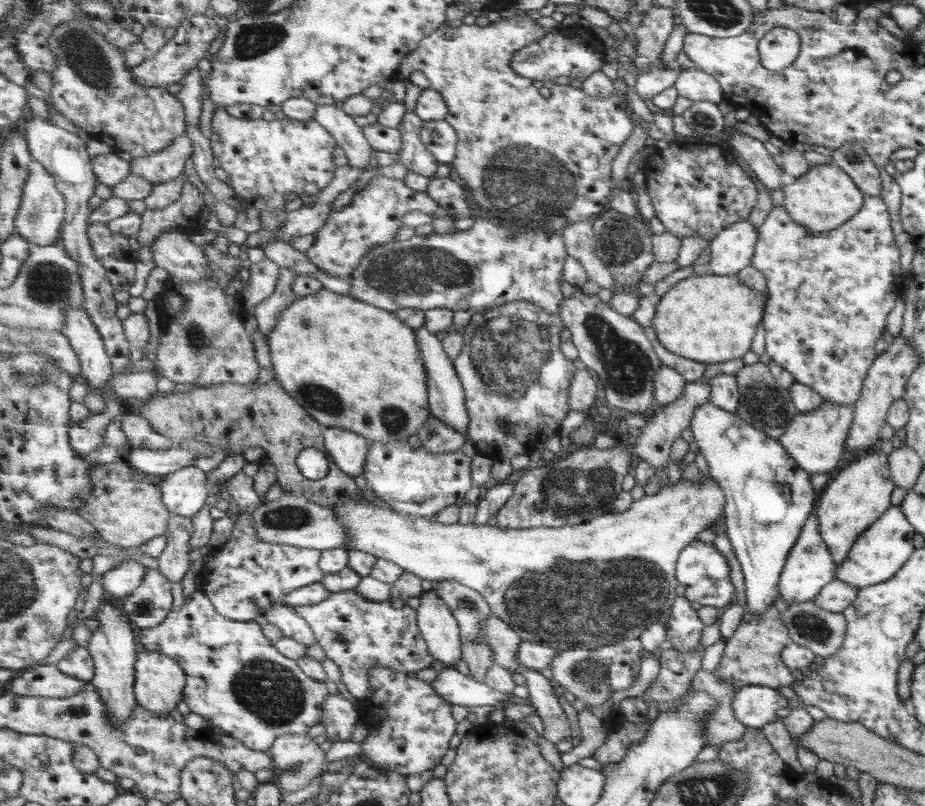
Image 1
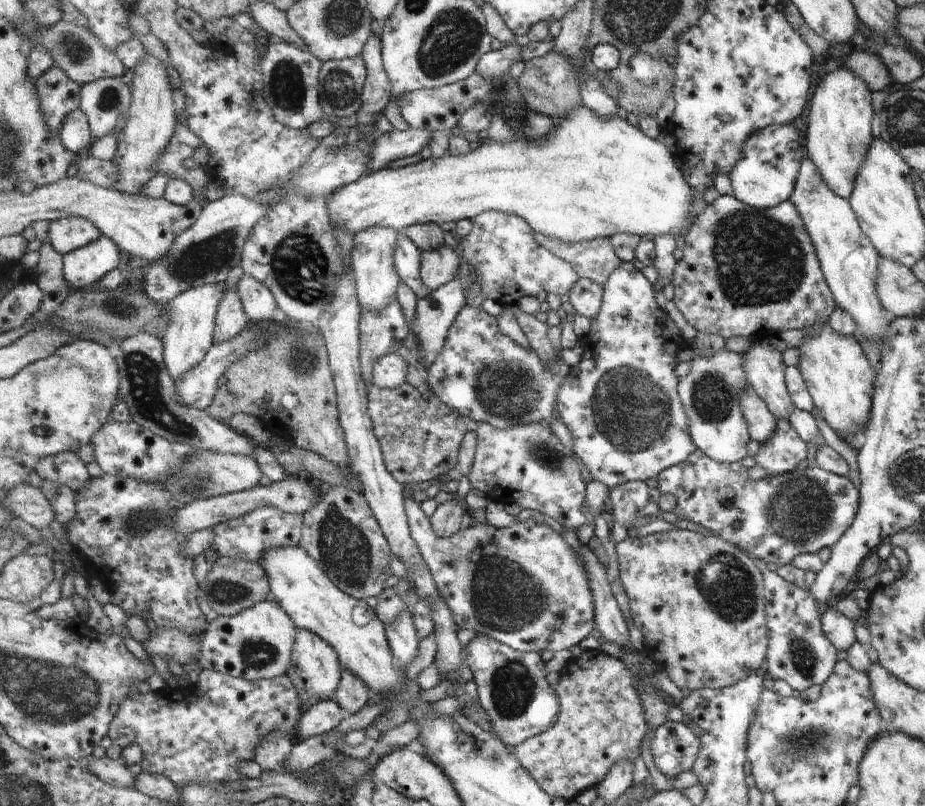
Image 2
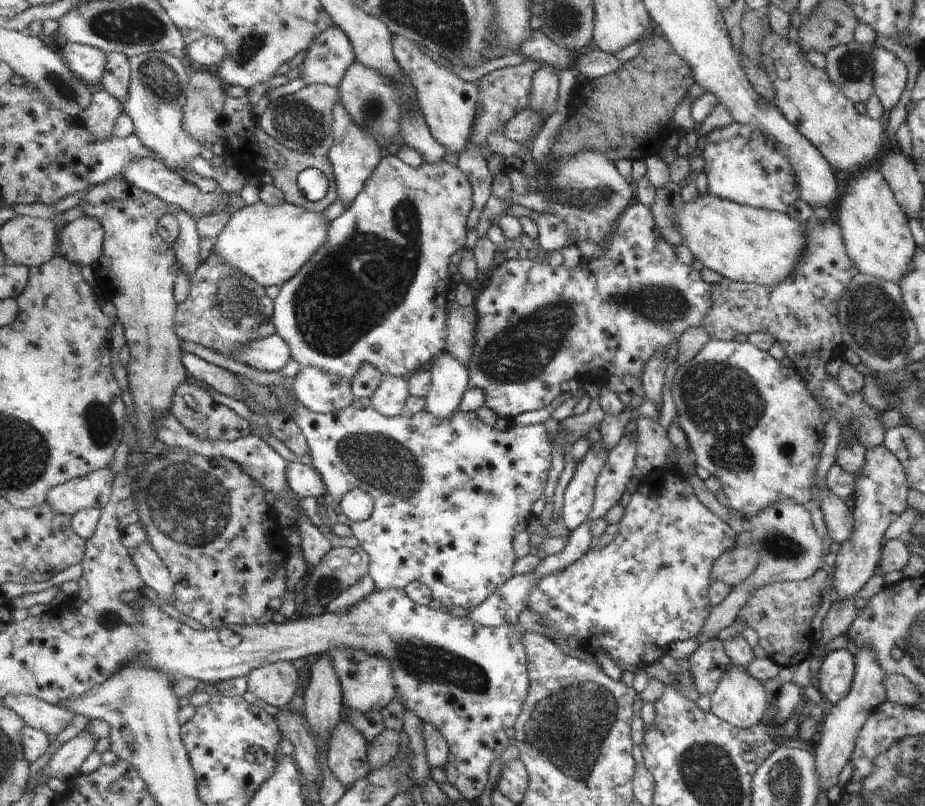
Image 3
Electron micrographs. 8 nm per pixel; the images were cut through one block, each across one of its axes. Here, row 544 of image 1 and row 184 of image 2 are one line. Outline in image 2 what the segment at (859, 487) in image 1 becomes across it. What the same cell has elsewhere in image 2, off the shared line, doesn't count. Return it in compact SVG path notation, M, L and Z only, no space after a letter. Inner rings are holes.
M837 67L817 84L809 98L805 130L805 152L817 167L821 180L833 194L846 199L852 189L852 178L862 163L863 153L872 139L870 122L871 90L852 70Z

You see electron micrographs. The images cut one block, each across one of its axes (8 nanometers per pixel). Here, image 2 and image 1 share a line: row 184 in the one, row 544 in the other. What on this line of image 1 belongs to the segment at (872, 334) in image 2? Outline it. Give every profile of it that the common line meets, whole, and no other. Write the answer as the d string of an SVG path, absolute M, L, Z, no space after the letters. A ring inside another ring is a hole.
M813 511L807 516L799 536L795 539L794 546L789 549L786 555L787 558L777 582L777 594L787 605L813 600L823 589L823 586L835 578L837 566L832 561L826 544L817 532L817 518Z

